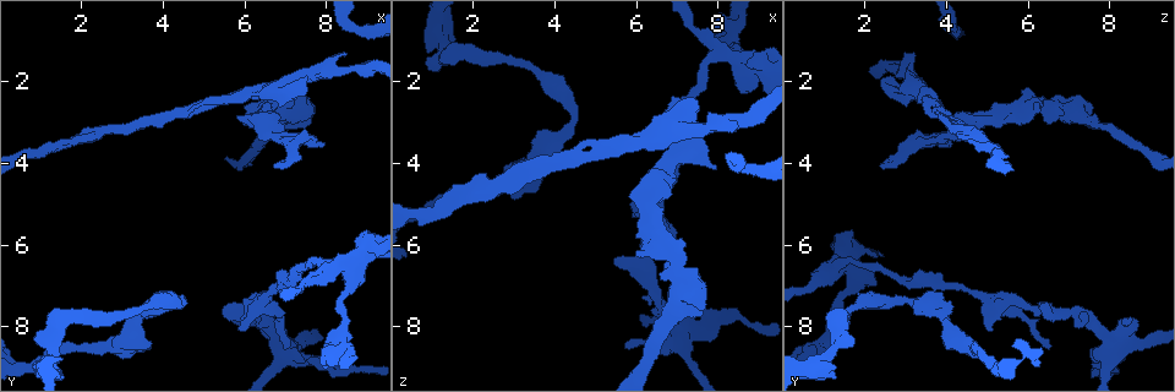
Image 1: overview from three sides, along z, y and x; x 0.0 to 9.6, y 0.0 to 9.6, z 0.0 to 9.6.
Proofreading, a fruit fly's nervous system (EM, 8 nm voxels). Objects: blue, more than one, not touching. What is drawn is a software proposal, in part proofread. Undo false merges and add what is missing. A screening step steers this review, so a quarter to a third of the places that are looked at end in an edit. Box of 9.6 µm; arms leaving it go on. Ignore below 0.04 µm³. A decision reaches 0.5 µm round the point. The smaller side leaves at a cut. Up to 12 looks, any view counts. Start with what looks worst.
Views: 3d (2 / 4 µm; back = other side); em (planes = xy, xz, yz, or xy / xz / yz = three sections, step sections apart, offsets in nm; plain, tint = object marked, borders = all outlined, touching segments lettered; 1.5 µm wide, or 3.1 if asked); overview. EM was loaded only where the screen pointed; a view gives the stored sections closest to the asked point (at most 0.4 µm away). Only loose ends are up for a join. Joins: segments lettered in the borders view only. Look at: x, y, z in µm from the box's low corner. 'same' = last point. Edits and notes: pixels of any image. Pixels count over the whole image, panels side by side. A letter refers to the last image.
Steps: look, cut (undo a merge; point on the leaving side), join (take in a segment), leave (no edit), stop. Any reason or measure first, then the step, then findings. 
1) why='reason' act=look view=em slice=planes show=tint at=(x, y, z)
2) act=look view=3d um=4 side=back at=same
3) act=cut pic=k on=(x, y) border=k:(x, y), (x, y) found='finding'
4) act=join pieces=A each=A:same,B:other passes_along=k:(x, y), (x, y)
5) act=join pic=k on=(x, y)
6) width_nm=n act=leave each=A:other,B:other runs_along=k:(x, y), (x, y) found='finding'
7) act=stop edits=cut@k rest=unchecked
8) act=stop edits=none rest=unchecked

why='branch stops here' act=look view=em slice=planes show=borders at=(7.90, 3.55, 4.05)

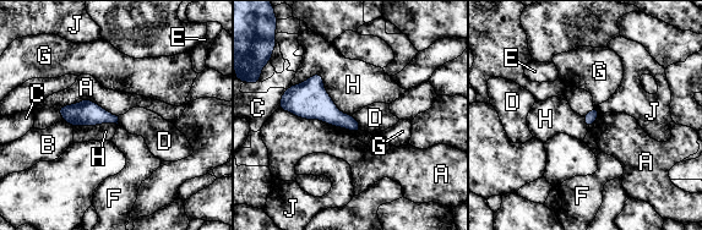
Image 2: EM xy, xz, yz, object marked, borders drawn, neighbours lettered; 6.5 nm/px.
act=leave each=A:other,B:other,C:other,D:other,E:other,F:other,G:other,H:other,J:other border=2:(290, 85), (320, 74), (352, 115) found='none of them fits'

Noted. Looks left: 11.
why='an open end' act=look view=em slice=planes show=borders at=(8.45, 1.35, 3.20)

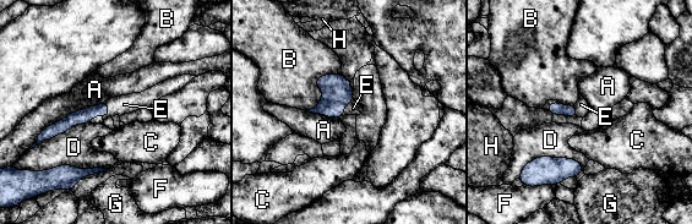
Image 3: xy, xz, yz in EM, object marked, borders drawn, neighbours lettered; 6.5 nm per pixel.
act=join pieces=E each=A:other,B:other,C:other,D:other,E:same,F:other,G:other,H:other passes_along=3:(82, 116), (108, 109), (120, 105) found='it goes on there'

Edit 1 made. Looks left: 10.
why='branch stops here' act=look view=3d um=2 at=(7.05, 8.55, 6.50)

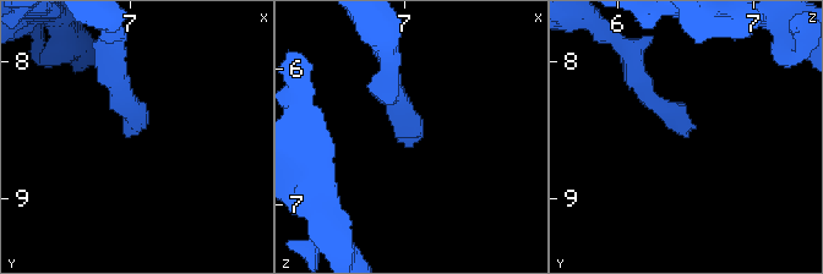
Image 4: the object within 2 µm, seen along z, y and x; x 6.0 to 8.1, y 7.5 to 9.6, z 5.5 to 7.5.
why='need the tissue' act=look view=em slice=yz step=4 show=tint at=(6.98, 8.56, 6.52)

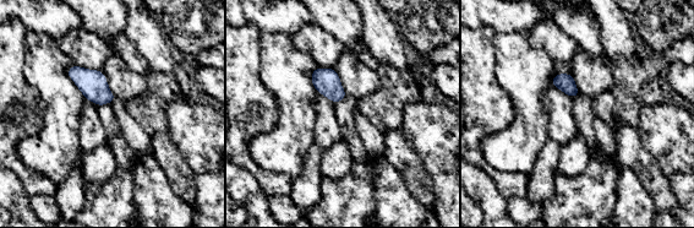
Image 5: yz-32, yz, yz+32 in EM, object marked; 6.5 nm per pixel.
why='cut it another way' act=look view=em slice=xz step=4 show=borders at=same

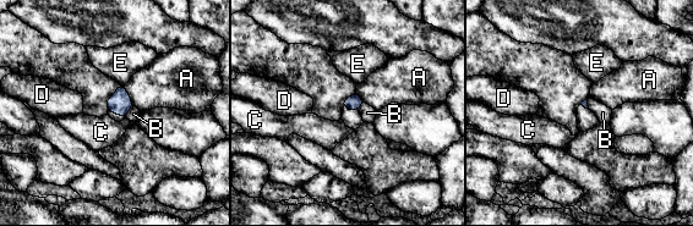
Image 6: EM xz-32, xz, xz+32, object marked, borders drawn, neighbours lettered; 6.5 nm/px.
act=leave each=A:other,B:other,C:other,D:other,E:other border=6:(134, 105), (125, 116) found='no lettered segment goes on from it'

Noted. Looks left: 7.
why='branch stops here' act=look view=3d um=4 at=(7.20, 2.15, 5.90)

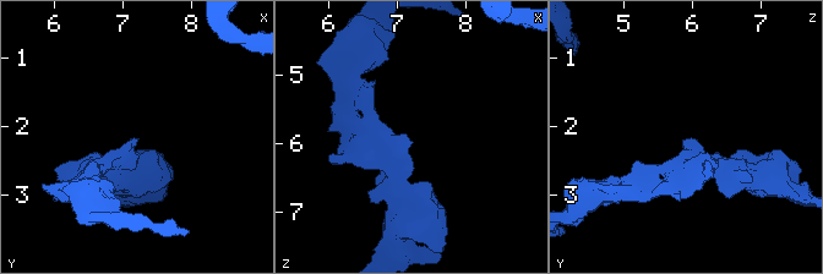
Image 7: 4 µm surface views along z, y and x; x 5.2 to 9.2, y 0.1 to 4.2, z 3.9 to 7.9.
act=look view=em slice=planes show=plain at=(7.15, 2.20, 5.85)

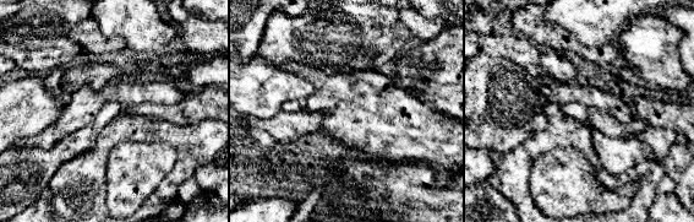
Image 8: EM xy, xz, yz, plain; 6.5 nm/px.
why='see the neighbours' act=look view=em slice=planes show=borders at=same

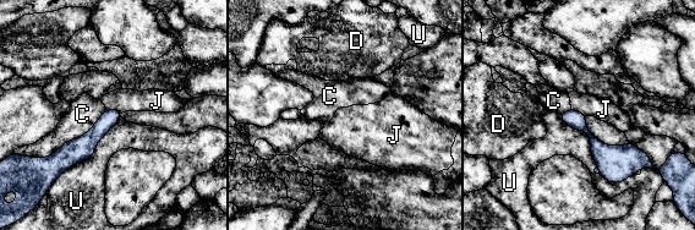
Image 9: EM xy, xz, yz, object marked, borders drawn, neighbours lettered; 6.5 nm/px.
act=leave each=C:other,D:other,J:other,U:other border=9:(120, 116), (96, 151), (64, 173) found='no lettered segment goes on from it'

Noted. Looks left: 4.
why='free end' act=look view=3d um=4 side=back at=(7.60, 2.60, 7.65)

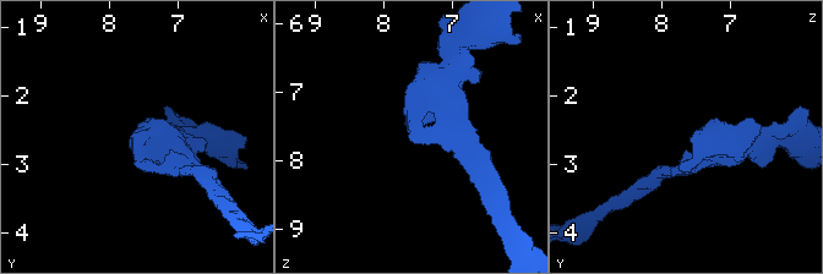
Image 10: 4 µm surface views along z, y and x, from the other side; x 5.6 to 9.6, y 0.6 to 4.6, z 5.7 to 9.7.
act=look view=em slice=yz step=8 show=tint at=(7.60, 2.60, 7.60)

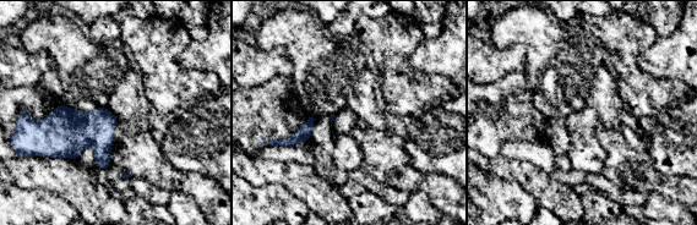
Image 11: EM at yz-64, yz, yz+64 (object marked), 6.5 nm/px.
act=look view=em slice=xy step=4 show=borders at=same

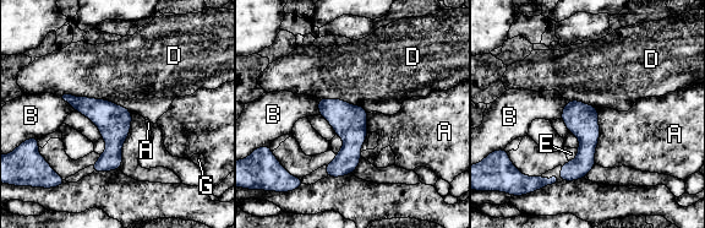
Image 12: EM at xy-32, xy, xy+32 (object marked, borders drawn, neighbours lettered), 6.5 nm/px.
width_nm=220 act=leave each=A:other,B:other,D:other,E:other,G:other found='no lettered segment goes on from it'

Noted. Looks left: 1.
act=stop edits=join@3 rest=unchecked

